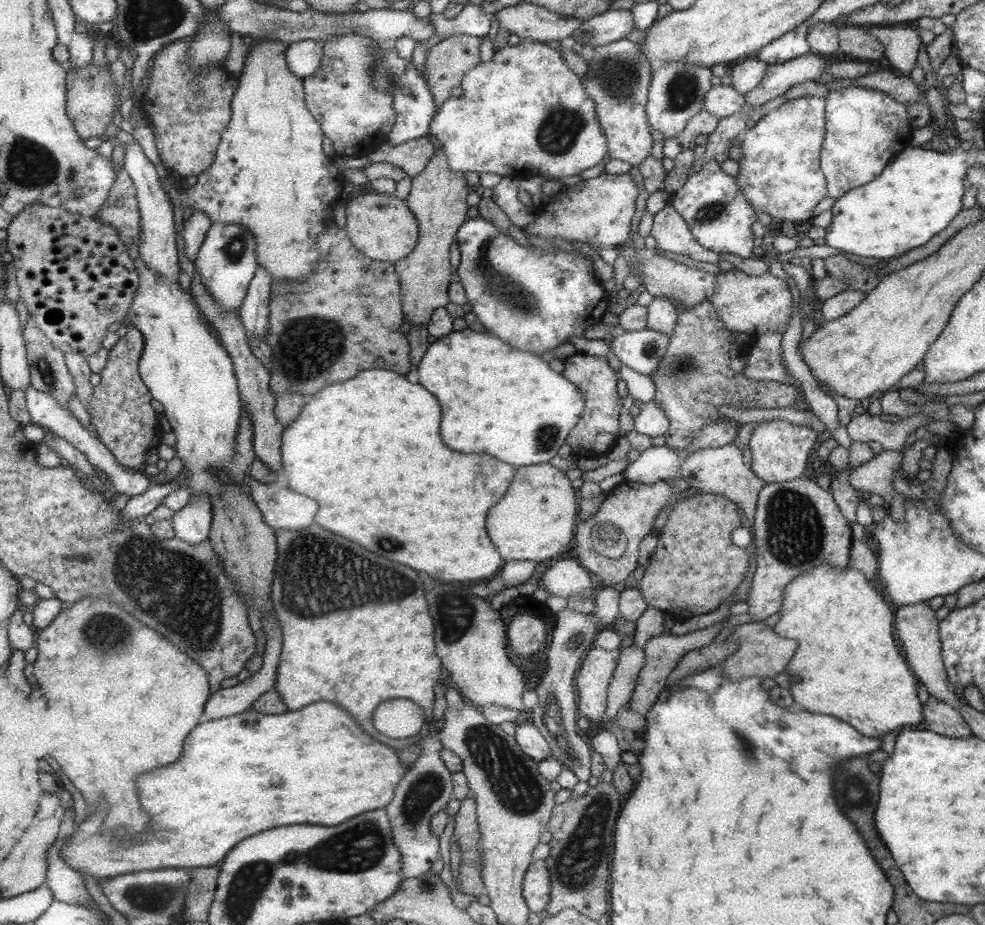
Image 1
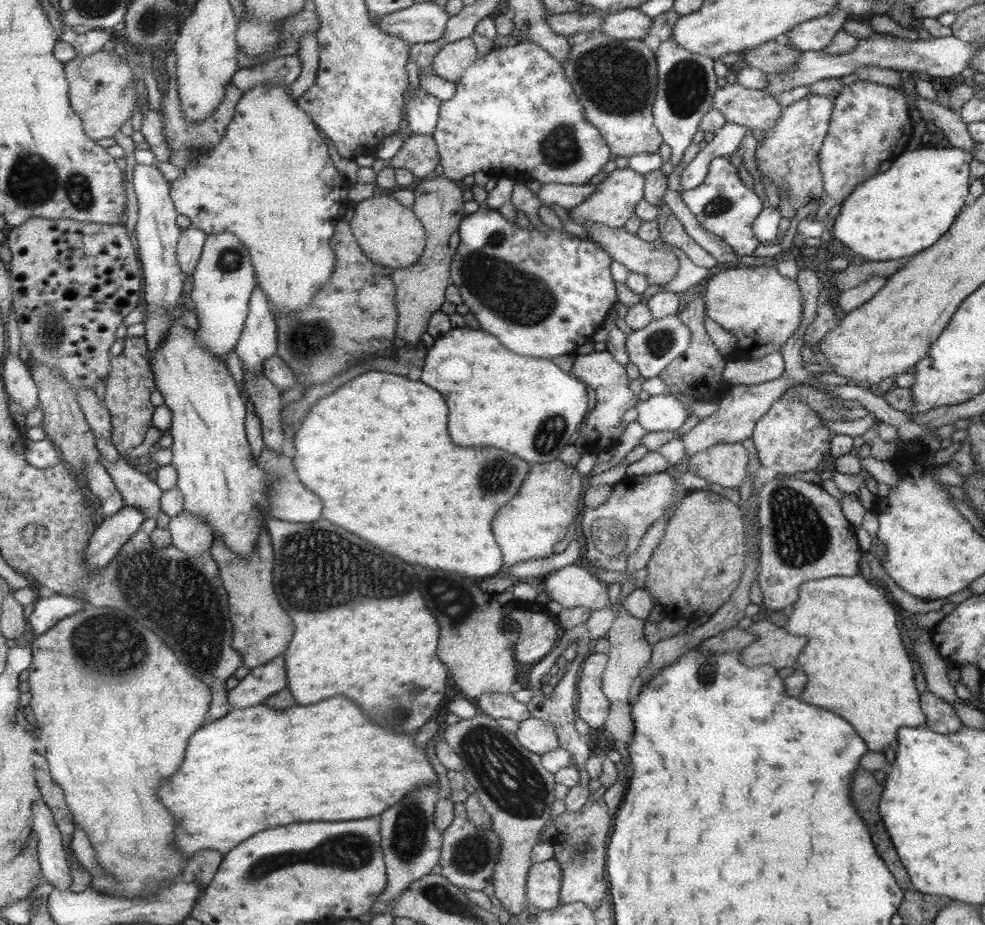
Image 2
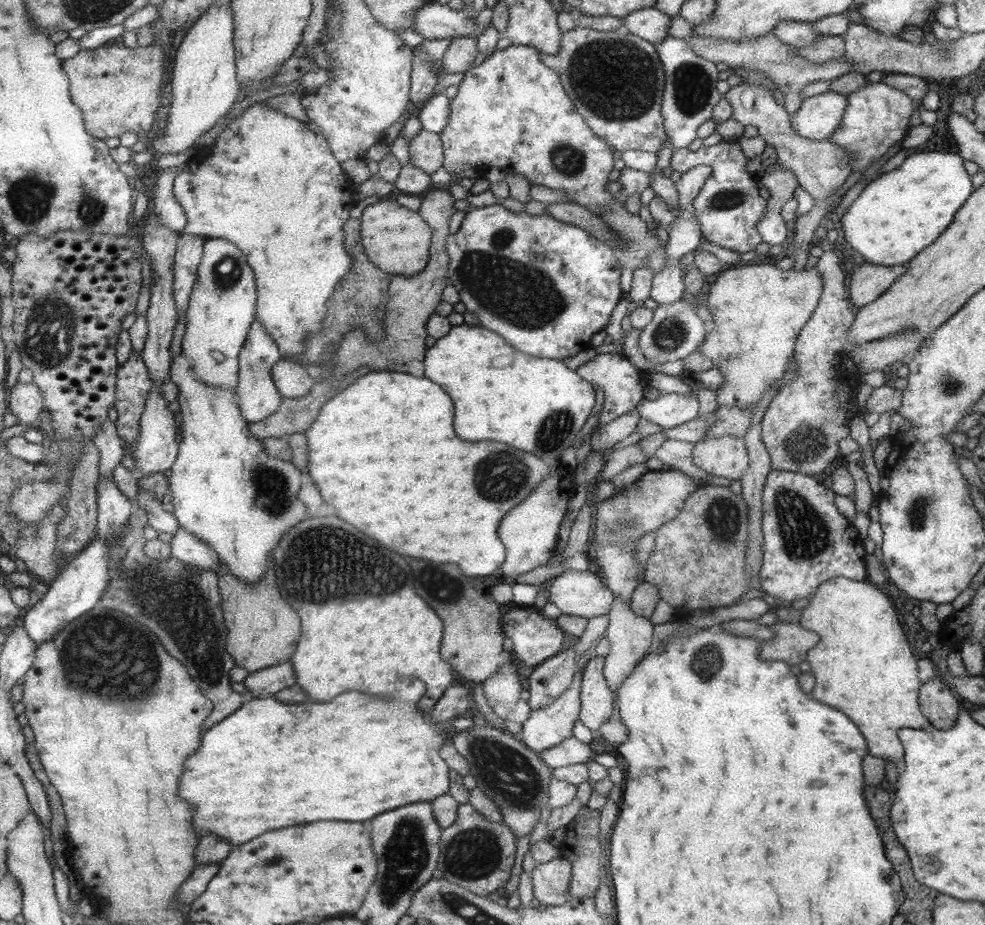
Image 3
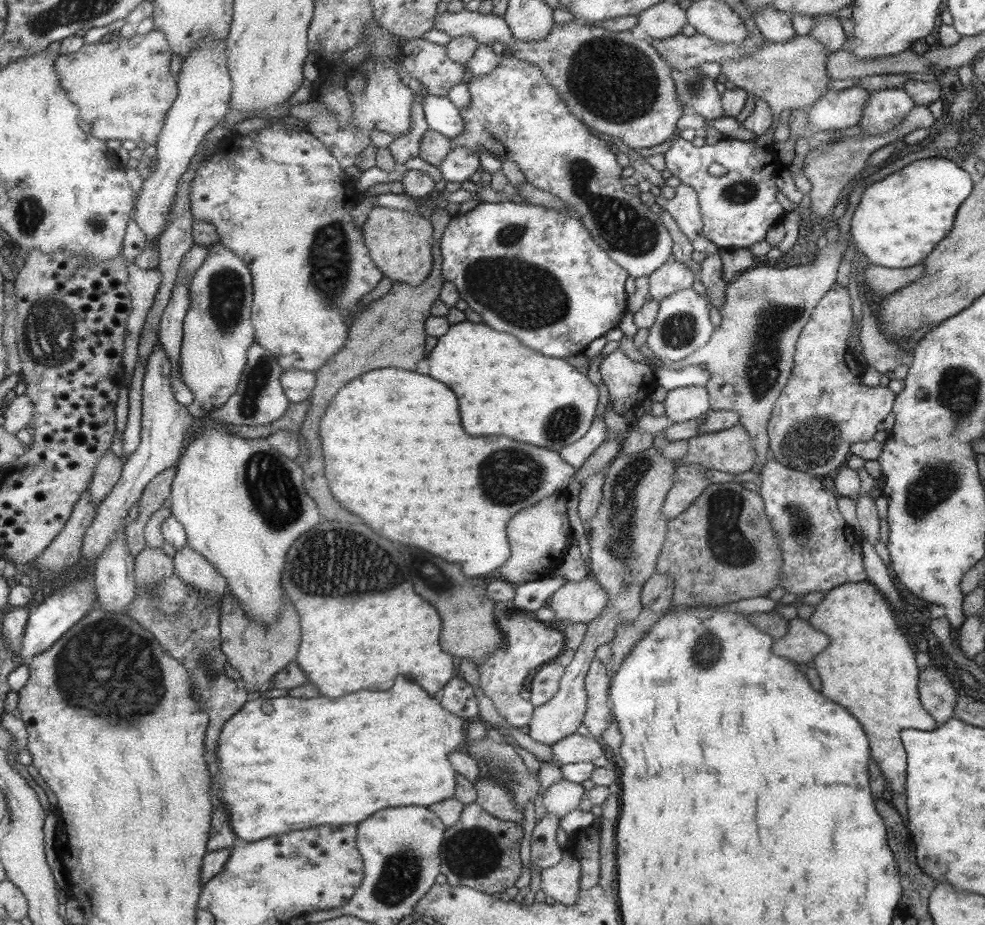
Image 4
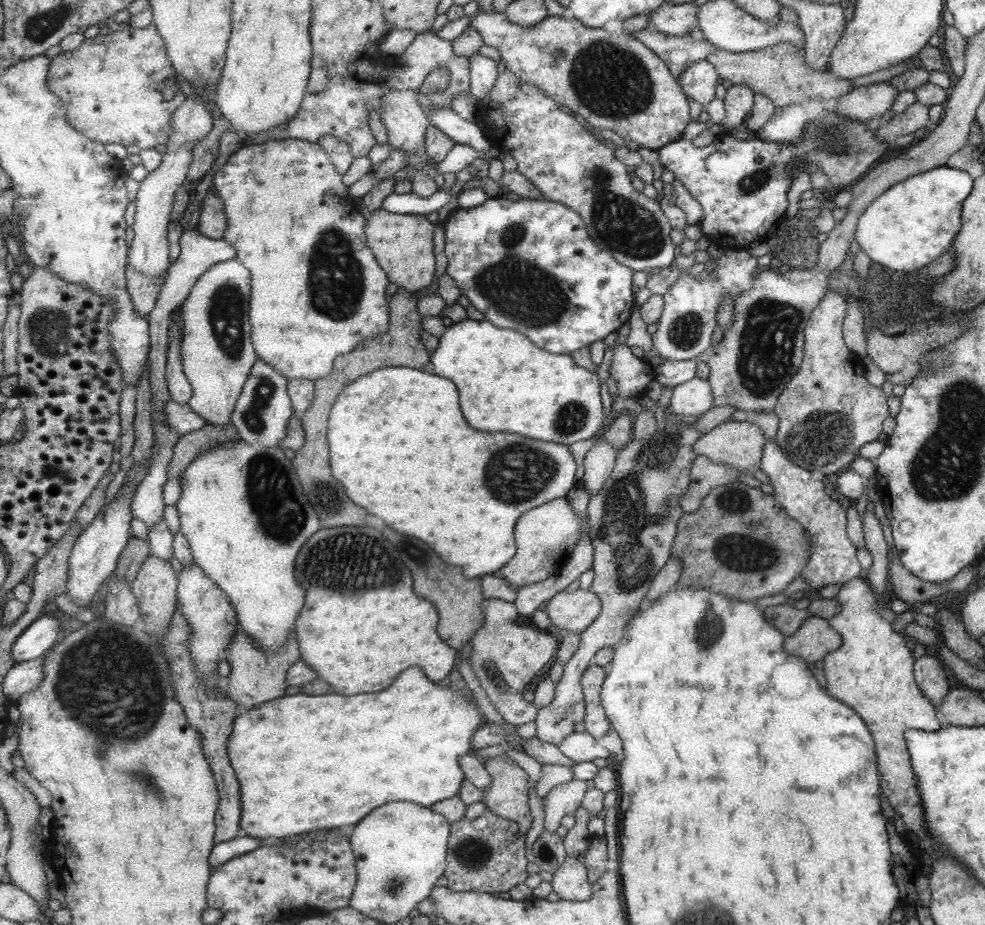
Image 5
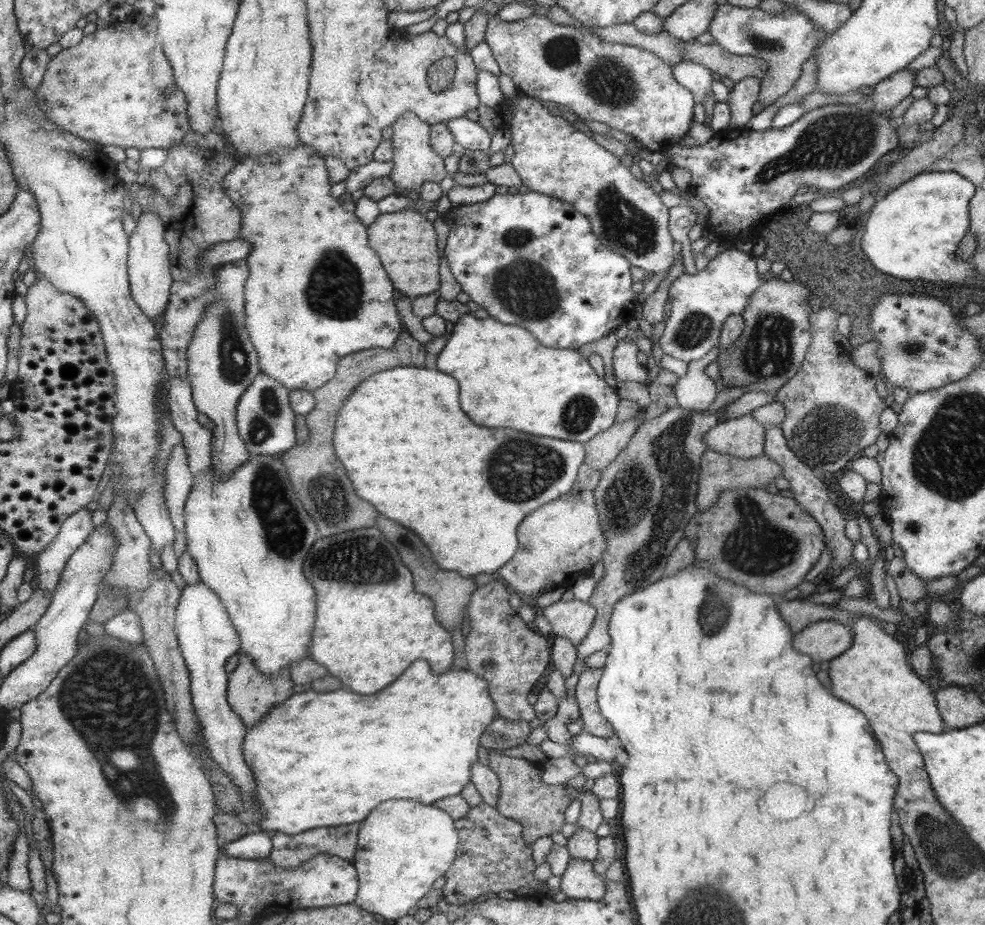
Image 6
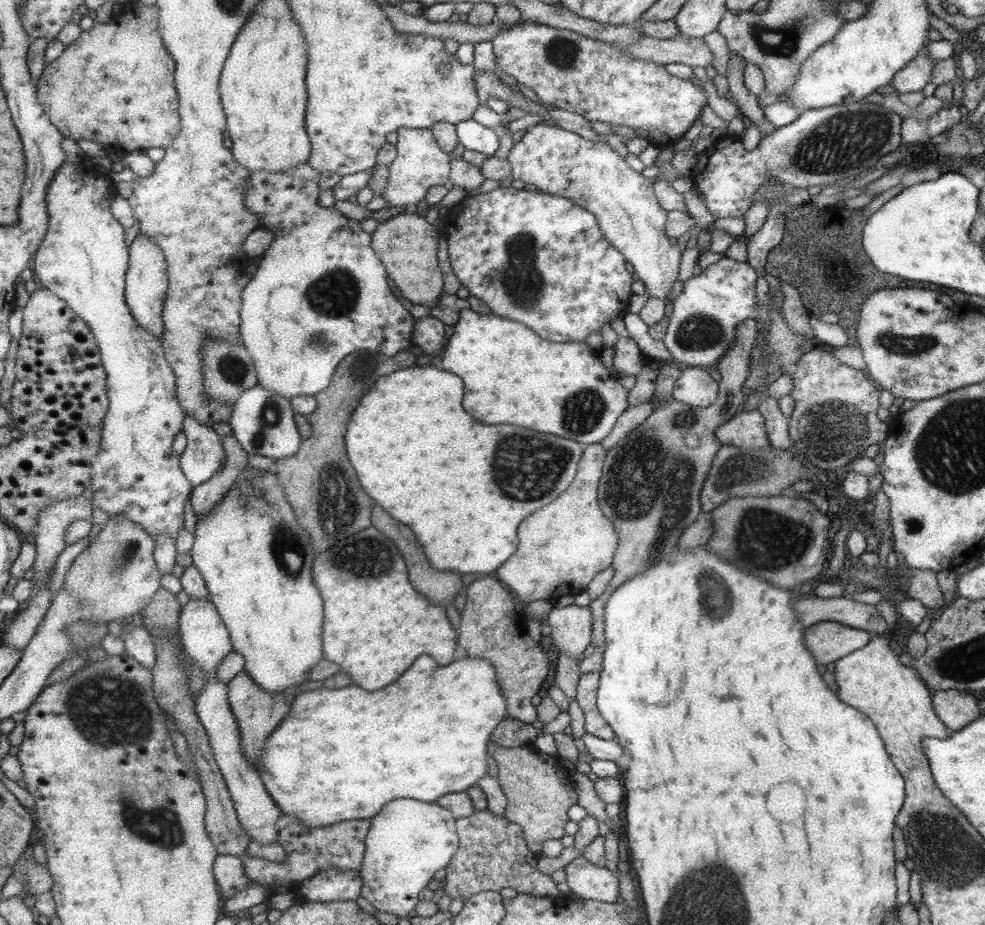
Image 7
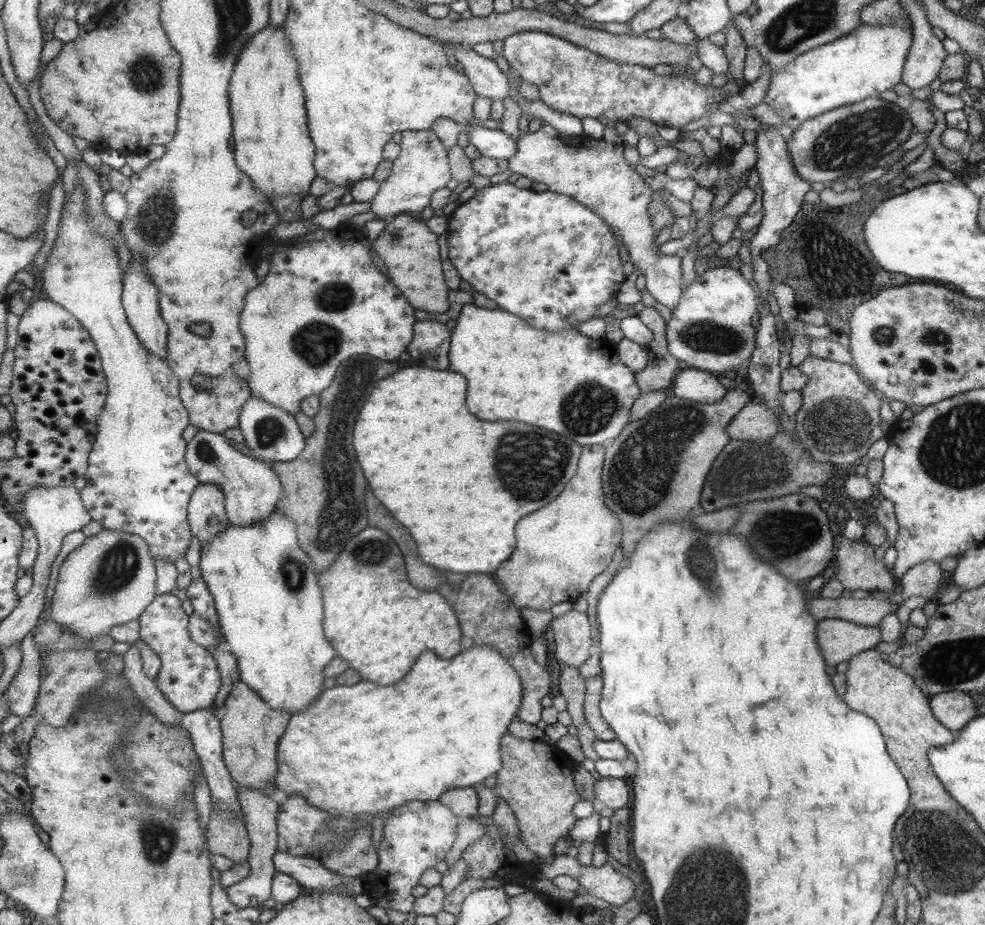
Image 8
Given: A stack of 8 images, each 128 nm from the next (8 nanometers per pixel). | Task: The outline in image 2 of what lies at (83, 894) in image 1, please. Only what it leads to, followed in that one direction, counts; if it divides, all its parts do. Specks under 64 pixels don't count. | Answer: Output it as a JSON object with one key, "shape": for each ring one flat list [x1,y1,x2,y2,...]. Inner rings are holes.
{"shape":[[43,796,37,798,34,820,34,833,39,836,39,857,45,880,53,883,57,889,70,891,71,868,67,864,63,836]]}

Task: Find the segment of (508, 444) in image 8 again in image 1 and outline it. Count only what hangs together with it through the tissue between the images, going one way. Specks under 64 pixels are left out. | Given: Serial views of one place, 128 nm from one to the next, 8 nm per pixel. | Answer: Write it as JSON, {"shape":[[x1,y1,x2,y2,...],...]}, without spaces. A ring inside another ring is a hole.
{"shape":[[367,369,360,372,361,374,357,374,357,378,339,382,333,386,325,386,324,389,319,390,313,395,311,401,305,403,301,412,296,414,295,420,289,426,284,427,284,432,281,434,281,458,287,487,291,491,303,494,317,502,319,510,315,514,315,522,319,526,325,526,325,530,329,530,337,536,349,538,351,542,357,542,359,546,365,546,365,550,373,550,373,554,381,554,383,558,401,562,417,572,427,572,429,576,437,576,441,580,461,582,461,580,477,580,477,578,491,576,493,572,497,572,501,558,495,552,493,544,489,542,483,522,485,522,487,510,508,492,516,474,516,467,501,462,489,454,461,454,461,452,449,450,439,438,439,420,441,420,439,402,423,386,409,384,403,376,393,370]]}

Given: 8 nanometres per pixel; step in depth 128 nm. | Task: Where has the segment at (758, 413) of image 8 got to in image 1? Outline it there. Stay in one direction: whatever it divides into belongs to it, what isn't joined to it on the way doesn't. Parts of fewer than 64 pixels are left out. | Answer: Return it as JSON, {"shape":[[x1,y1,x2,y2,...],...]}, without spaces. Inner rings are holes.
{"shape":[[731,443,719,448,701,448,693,451,681,462,679,476,698,493,721,495,731,502,736,502,748,521,754,515,760,490,766,485,765,481,757,477,751,468,743,464,741,450]]}

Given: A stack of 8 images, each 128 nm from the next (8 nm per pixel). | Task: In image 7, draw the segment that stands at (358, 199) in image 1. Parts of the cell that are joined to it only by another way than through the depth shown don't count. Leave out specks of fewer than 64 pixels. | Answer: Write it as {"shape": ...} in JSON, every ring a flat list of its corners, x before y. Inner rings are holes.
{"shape":[[408,209,404,213,377,223,373,230,373,246,385,262,389,280,393,281,405,302,421,304,427,308,437,306,441,292,441,270,437,266,437,230,423,220,423,216]]}

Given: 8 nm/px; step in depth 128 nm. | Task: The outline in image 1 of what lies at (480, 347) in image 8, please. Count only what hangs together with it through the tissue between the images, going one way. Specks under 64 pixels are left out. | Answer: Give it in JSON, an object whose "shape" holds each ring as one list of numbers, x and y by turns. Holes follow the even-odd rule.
{"shape":[[452,330,439,339,431,339,415,369,419,384,433,390,437,402,441,402,441,438,445,438,445,446,463,454,487,452,514,467,547,463,549,458,557,455,559,446,566,442,565,438,584,412,584,395,578,387,553,372,541,357,513,350,488,332]]}

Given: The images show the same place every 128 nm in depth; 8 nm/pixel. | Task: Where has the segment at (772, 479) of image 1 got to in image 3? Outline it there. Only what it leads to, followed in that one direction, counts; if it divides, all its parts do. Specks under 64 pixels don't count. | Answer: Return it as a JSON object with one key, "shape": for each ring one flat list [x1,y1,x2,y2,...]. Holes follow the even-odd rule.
{"shape":[[826,245,815,266,820,271,824,289,819,304,796,338,792,353,797,373,777,391,761,417,760,438,771,456,772,469,810,475,821,472,821,468,825,468,837,456,839,440,849,436,853,414,881,414,901,408,902,390,893,388,889,383,873,388,863,409,851,404,849,396,845,399,847,407,841,407,837,401,837,382,843,382,849,376,839,372,839,366,831,360,837,352,842,352,841,346,848,335,847,328,856,318,856,314,851,312,851,302,847,300,845,276,837,264,839,260,835,252]]}

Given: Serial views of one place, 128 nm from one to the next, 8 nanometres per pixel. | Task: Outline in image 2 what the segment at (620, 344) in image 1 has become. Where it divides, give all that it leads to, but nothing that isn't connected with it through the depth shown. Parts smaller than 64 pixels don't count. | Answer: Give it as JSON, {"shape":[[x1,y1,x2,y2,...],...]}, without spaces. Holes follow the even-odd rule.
{"shape":[[676,314,659,320,651,319,643,328,632,330,625,338,625,351,628,361,637,367,639,375,644,379,659,376,663,368,677,358,689,345,689,329,681,323]]}

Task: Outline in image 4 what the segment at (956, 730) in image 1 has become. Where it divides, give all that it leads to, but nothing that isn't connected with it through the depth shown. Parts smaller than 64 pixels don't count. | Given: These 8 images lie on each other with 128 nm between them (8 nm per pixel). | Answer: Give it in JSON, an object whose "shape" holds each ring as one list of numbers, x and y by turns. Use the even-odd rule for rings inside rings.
{"shape":[[927,665,921,670,920,703,937,724,943,724,953,717,955,701,960,692,956,691,947,679,945,672]]}

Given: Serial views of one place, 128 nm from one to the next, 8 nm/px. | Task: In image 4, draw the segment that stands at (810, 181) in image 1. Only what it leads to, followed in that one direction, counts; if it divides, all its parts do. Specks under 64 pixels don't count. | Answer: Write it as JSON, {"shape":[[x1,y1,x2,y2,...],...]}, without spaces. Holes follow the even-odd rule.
{"shape":[[857,86,826,91,811,107,805,109,806,121,819,131,841,132,860,121,870,92]]}

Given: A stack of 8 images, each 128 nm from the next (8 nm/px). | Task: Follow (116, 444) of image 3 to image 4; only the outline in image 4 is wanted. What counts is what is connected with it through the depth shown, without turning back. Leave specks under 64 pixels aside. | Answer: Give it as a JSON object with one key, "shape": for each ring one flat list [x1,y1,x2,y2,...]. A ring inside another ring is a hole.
{"shape":[[110,450,105,452,95,470,89,492,93,494,93,502,101,504,101,501,117,486,121,480,125,464,120,456]]}

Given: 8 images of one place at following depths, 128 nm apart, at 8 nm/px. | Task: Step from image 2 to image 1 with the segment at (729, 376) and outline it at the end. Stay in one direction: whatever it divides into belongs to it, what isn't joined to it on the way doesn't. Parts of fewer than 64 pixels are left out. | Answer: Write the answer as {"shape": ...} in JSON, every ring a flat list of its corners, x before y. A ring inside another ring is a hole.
{"shape":[[765,333,757,336,753,342,747,365,743,367,743,376,751,380,775,380,779,384,789,385,789,375,786,367,781,365,779,357,782,354,780,348,781,334]]}

